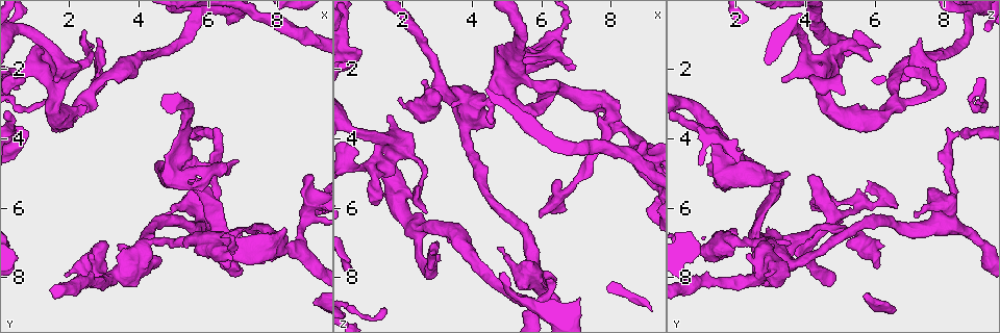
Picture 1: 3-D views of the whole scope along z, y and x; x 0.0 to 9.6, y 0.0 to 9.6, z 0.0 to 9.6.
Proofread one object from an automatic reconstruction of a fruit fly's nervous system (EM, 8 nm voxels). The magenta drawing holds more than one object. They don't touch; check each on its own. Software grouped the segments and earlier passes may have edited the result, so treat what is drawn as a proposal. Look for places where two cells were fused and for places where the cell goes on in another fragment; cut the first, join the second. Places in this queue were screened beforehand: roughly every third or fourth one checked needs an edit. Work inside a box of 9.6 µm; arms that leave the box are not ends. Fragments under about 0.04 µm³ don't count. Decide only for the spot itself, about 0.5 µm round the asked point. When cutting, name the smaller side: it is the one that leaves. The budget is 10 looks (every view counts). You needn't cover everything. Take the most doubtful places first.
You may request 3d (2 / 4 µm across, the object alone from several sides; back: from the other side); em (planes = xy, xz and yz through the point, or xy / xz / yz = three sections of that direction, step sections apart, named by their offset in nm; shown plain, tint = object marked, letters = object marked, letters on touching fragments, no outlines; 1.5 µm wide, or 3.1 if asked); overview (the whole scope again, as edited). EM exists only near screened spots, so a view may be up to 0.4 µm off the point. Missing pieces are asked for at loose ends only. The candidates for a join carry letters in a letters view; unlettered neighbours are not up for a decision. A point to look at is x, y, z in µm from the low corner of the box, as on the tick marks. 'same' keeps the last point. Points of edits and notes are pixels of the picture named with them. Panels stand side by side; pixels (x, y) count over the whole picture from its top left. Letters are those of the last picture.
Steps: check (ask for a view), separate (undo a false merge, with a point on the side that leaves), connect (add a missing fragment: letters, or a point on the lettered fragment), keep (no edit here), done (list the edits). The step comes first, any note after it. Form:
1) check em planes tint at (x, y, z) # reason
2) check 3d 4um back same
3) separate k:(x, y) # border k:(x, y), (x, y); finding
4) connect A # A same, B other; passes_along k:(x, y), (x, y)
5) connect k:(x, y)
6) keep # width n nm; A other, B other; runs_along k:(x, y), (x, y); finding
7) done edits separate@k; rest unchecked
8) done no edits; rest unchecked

check em yz step 8 tint at (8.05, 7.20, 3.50) # arms part here

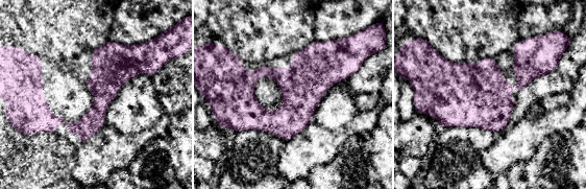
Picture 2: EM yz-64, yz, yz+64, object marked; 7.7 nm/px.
check em yz step 8 letters same

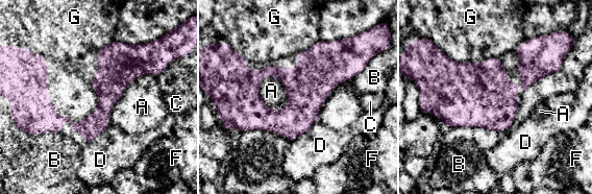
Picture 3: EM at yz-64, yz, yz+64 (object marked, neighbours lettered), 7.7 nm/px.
keep # A other, B other, C other, D other, F other, G other; border 3:(519, 103), (507, 129), (446, 128); all the same cell

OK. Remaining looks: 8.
check 3d 2um at (6.85, 4.65, 1.75) # an open end

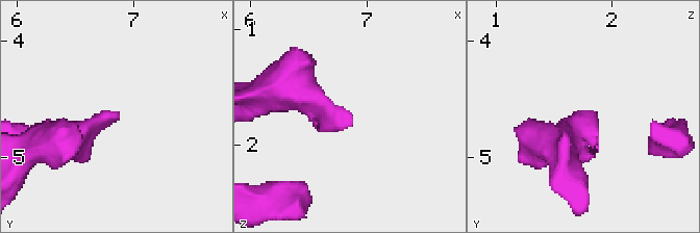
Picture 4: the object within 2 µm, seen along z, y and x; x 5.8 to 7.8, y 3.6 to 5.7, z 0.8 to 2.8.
check em planes letters at (6.88, 4.62, 1.78)

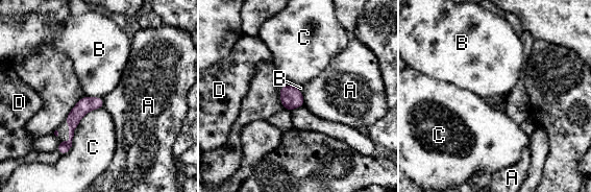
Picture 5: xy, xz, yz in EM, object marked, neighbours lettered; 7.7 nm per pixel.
keep # width 120 nm; longest_contact C 500 nm; A other, B other, C other, D other; no lettered fragment goes on from it

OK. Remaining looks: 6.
check em planes plain at (2.75, 2.55, 7.70) # abrupt turn

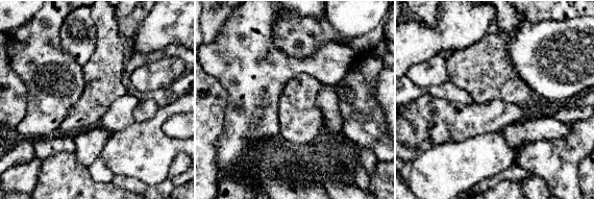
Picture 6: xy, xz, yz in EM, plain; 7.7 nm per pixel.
check em planes letters same

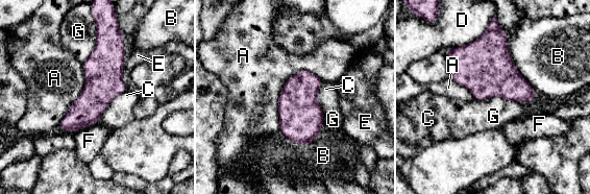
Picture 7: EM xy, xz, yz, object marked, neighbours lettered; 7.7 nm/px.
keep # width 80 nm; A other, B other, C other, D other, E other, F other, G other; border 7:(311, 70), (285, 82), (279, 130); one cell here

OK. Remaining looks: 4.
check em yz step 8 tint at (6.25, 4.05, 8.15) # sharp bend

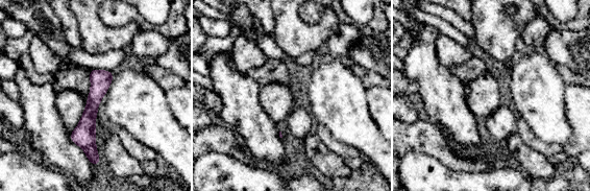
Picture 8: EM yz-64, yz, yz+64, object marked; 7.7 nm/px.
check em planes letters same

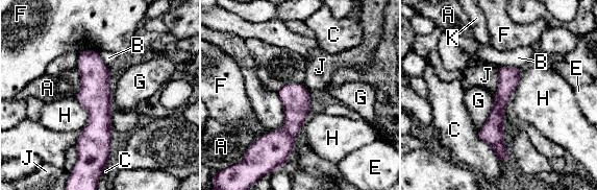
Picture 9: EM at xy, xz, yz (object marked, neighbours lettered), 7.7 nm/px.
keep # width 140 nm; A other, B other, C other, E other, F other, G other, H other, J other, K other; runs_along 9:(89, 51), (95, 138), (85, 156); continuous, no second cell

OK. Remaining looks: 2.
done no edits; rest unchecked

